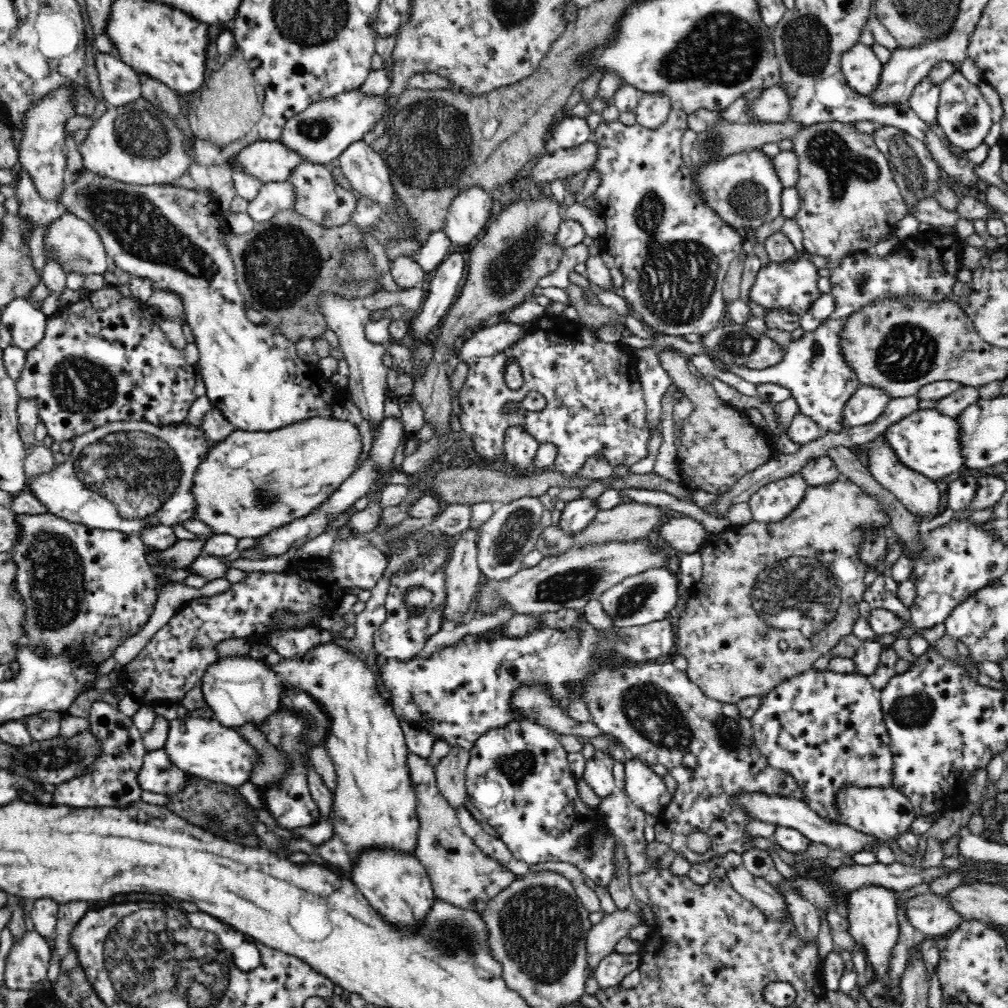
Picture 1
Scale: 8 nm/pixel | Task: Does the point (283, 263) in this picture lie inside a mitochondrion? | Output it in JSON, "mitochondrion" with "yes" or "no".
{"mitochondrion":"yes"}

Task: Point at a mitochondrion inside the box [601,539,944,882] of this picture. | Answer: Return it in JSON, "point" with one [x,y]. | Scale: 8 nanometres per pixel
{"point":[796,596]}

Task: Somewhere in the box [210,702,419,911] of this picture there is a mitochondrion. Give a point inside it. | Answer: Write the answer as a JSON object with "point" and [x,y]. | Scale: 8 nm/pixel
{"point":[297,721]}

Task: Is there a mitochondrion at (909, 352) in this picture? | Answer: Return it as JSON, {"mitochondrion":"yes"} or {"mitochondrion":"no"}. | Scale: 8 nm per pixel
{"mitochondrion":"yes"}

